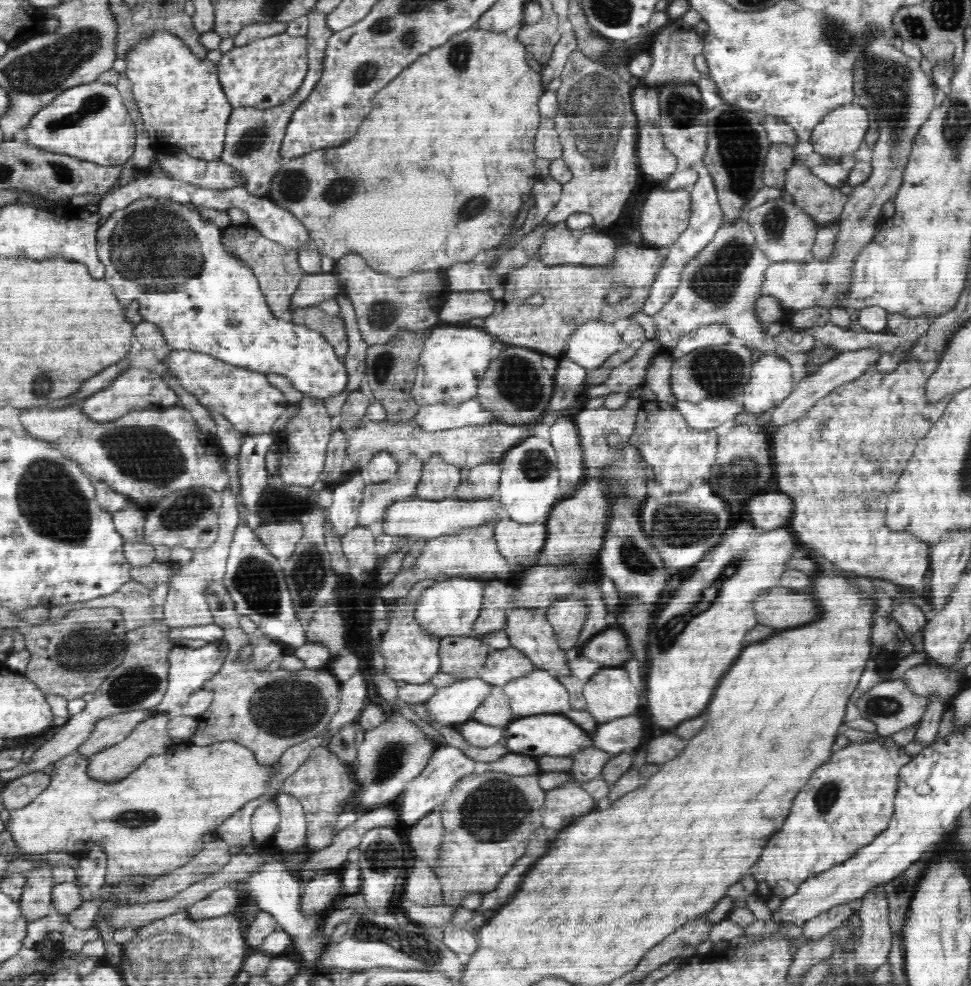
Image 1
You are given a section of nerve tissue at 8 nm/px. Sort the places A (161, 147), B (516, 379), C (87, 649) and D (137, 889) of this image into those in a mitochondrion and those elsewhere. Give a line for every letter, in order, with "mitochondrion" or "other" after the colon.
A: other
B: mitochondrion
C: mitochondrion
D: mitochondrion

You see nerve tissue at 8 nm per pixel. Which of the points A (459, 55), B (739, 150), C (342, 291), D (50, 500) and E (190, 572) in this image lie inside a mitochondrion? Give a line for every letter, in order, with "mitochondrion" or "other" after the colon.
A: mitochondrion
B: mitochondrion
C: other
D: mitochondrion
E: other

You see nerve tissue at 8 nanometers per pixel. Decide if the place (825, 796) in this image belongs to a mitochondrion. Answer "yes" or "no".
yes

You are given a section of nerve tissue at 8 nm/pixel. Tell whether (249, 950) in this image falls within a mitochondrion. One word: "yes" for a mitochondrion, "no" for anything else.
no

